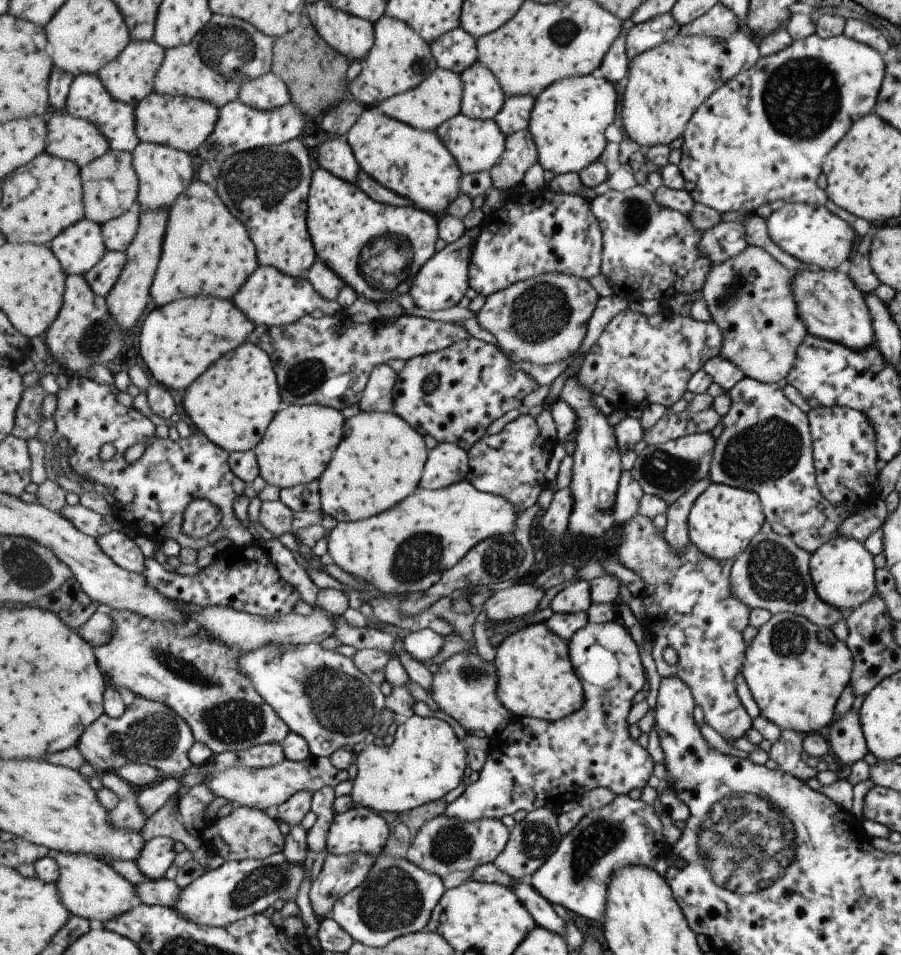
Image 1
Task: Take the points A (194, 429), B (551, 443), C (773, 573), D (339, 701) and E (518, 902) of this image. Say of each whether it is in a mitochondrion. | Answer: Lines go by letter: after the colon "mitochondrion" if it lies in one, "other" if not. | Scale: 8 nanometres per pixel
A: other
B: other
C: mitochondrion
D: mitochondrion
E: other

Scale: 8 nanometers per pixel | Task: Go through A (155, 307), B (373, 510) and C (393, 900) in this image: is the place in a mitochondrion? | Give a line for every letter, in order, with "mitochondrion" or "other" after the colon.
A: other
B: other
C: mitochondrion

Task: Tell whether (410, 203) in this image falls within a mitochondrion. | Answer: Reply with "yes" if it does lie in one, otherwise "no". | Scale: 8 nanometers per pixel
no

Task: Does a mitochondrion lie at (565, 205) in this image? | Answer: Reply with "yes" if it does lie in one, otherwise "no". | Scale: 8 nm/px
no

